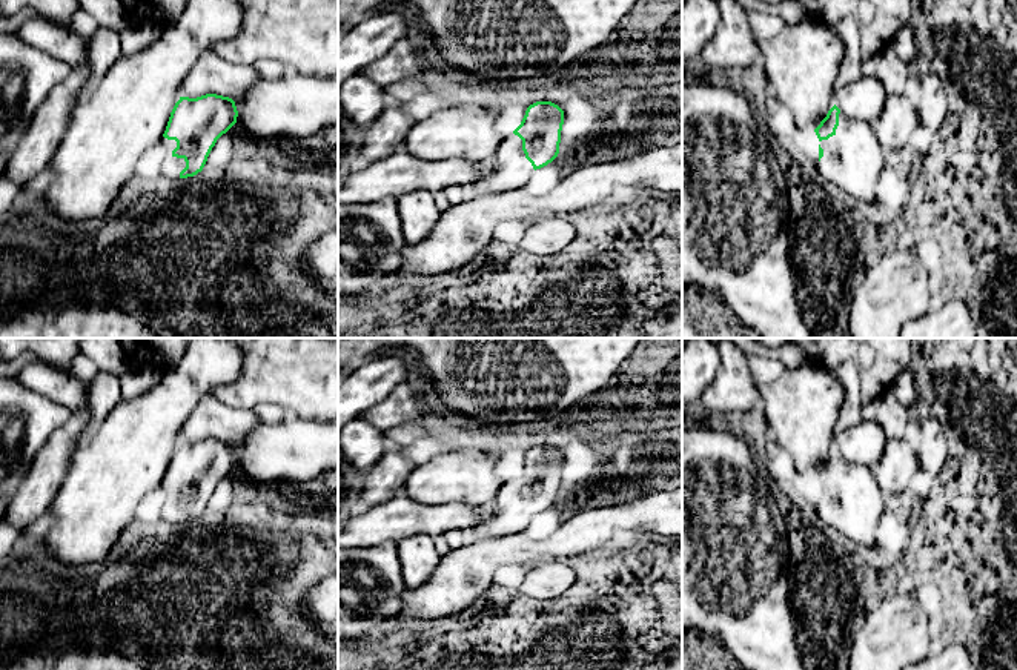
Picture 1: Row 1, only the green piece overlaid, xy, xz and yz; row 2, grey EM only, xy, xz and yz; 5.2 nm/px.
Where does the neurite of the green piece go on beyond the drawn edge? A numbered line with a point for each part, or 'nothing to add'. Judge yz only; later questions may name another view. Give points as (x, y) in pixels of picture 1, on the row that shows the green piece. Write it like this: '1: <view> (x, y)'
1: yz (853, 159)

